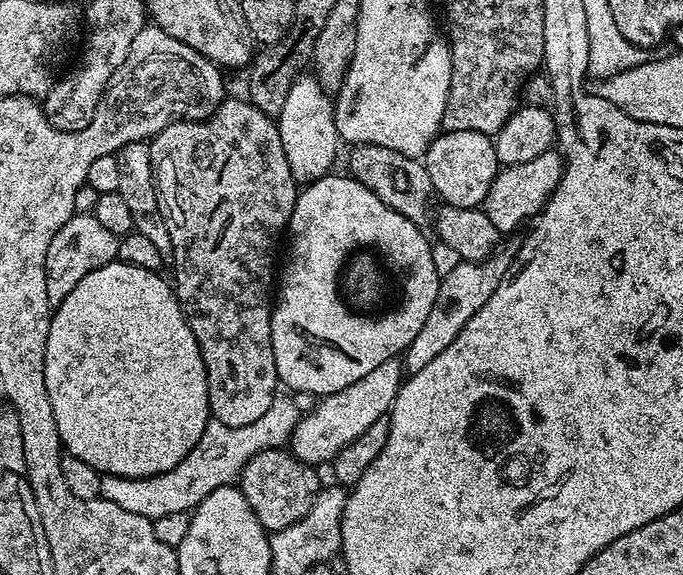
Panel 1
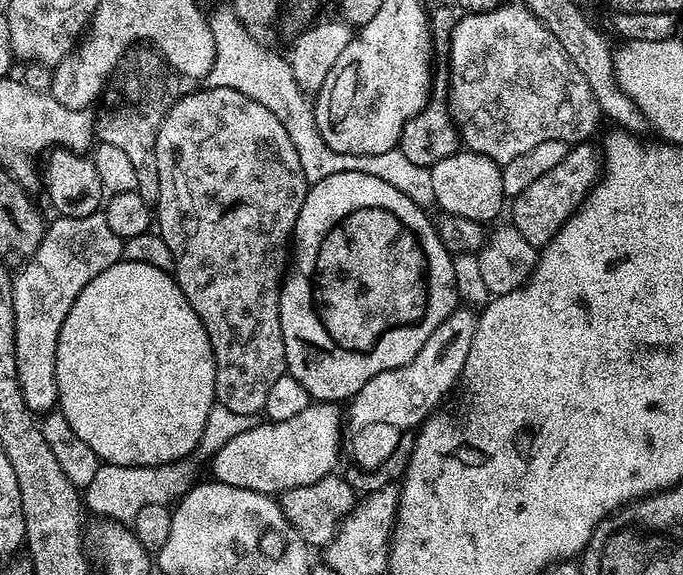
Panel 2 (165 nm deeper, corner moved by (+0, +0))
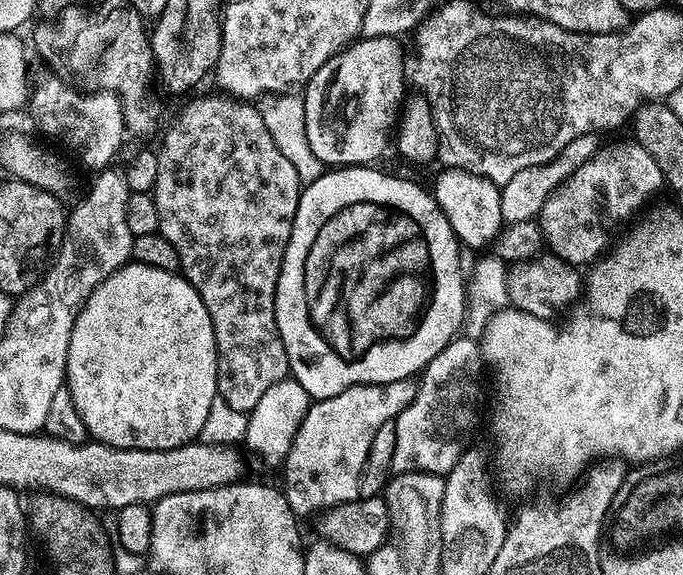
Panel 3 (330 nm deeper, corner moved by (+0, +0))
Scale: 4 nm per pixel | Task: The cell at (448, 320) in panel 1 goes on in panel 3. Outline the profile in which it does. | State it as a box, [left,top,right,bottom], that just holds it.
[282,378,417,518]

